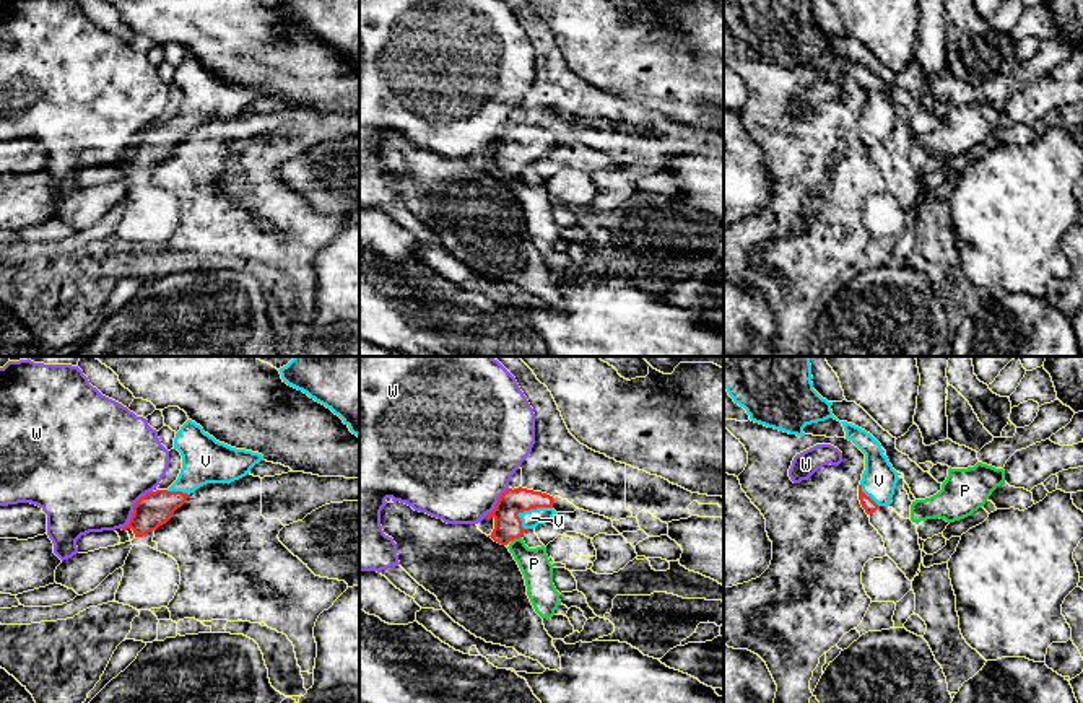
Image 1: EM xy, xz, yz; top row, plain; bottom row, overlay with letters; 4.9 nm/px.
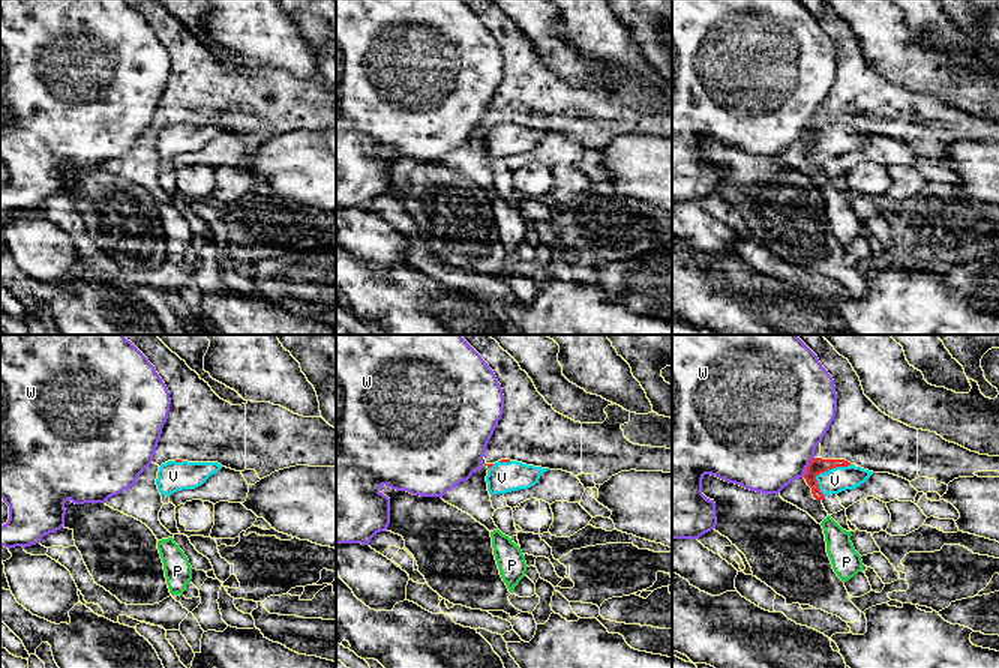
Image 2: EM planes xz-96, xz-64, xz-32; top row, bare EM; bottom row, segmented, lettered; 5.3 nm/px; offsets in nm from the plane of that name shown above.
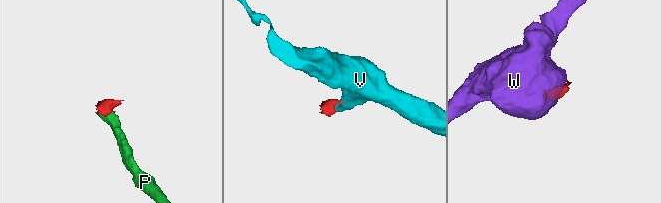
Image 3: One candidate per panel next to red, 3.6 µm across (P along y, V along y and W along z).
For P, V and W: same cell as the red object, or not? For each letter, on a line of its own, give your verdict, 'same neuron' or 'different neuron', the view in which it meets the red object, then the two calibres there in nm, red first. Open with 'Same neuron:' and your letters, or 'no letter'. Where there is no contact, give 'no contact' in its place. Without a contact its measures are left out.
Same neuron: V
P: different neuron; meets red in xz; 140 nm thick on the red side, 150 nm on the other
V: same neuron; meets red in xz; 140 nm thick on the red side, 90 nm on the other
W: different neuron; meets red in xy; 170 nm thick on the red side, 480 nm on the other

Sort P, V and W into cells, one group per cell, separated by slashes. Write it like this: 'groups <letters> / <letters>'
groups P / V / W

